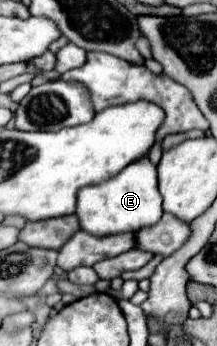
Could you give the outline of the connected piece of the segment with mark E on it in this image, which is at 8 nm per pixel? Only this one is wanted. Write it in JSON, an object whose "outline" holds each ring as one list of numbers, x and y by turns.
{"outline":[[140,158,118,176,110,180,102,180,102,184,86,186,78,192,78,208,76,208,80,228,106,228,106,230,86,230,94,236,110,236,118,232,136,232,138,228,156,224,162,218,162,196,156,184,156,166,148,158]]}

